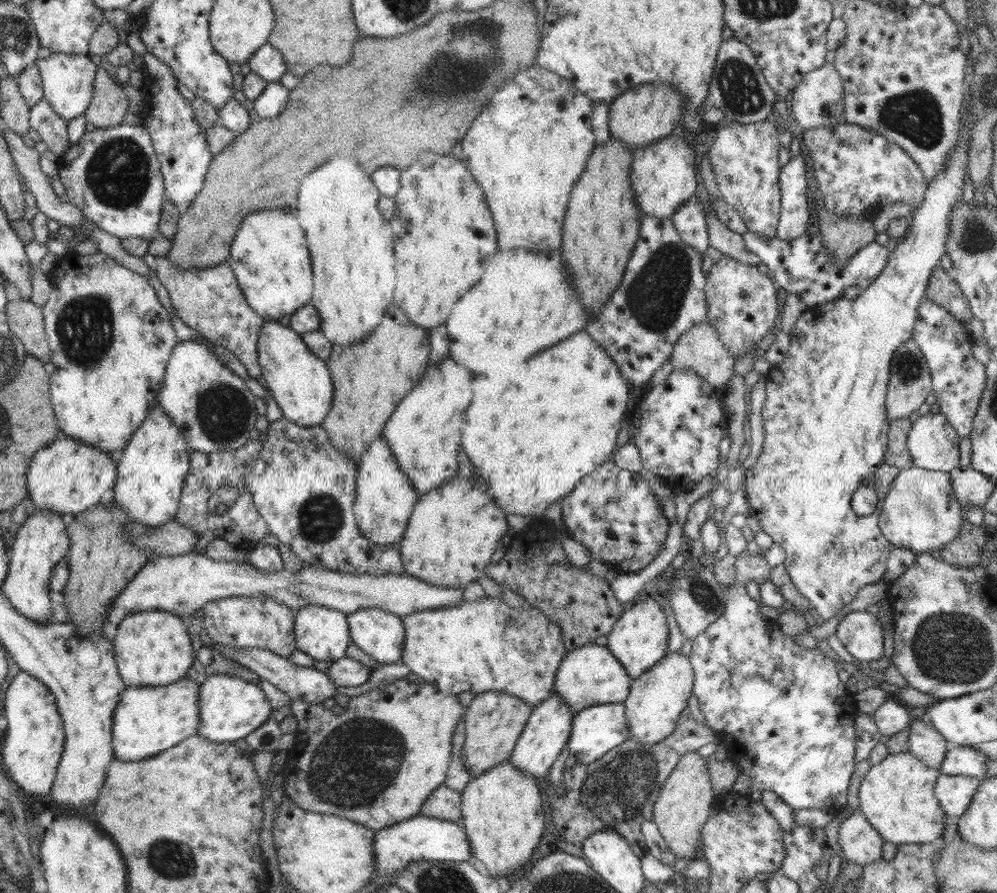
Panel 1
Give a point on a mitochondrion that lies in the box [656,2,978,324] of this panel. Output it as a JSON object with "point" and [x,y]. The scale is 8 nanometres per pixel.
{"point":[914,114]}

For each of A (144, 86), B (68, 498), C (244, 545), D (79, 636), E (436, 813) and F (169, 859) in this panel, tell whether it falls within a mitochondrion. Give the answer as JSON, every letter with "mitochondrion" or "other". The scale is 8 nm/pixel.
{"A":"other","B":"other","C":"other","D":"other","E":"other","F":"mitochondrion"}

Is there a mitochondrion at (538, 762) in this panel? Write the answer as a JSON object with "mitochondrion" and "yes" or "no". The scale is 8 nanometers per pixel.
{"mitochondrion":"no"}

